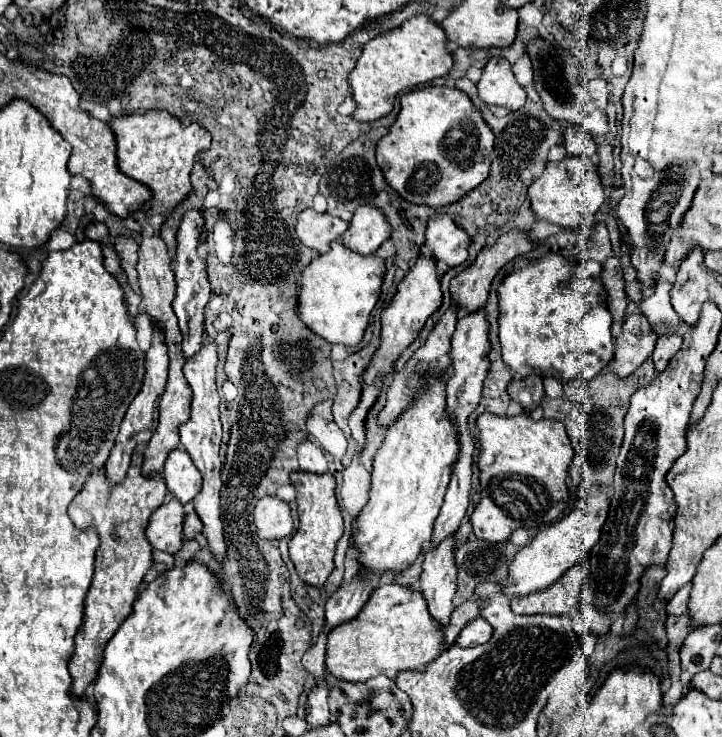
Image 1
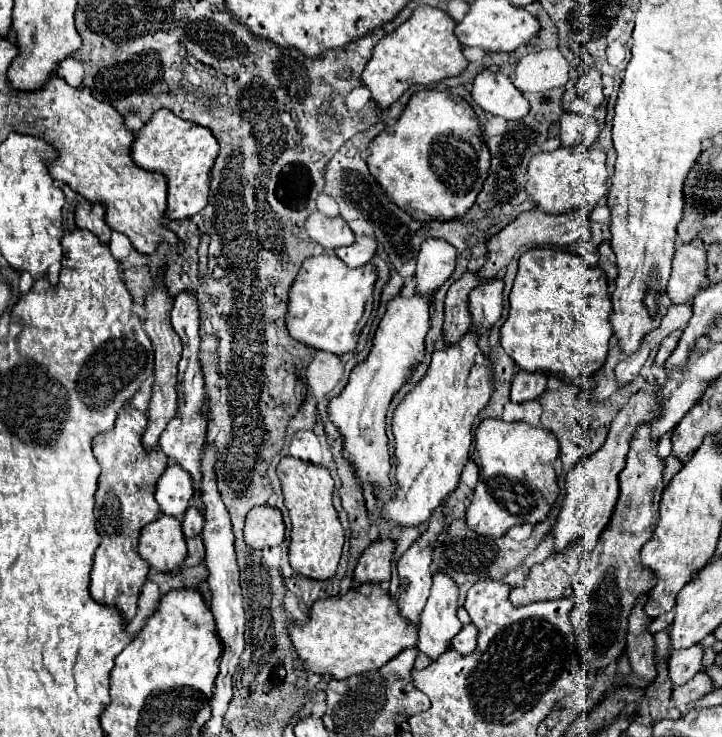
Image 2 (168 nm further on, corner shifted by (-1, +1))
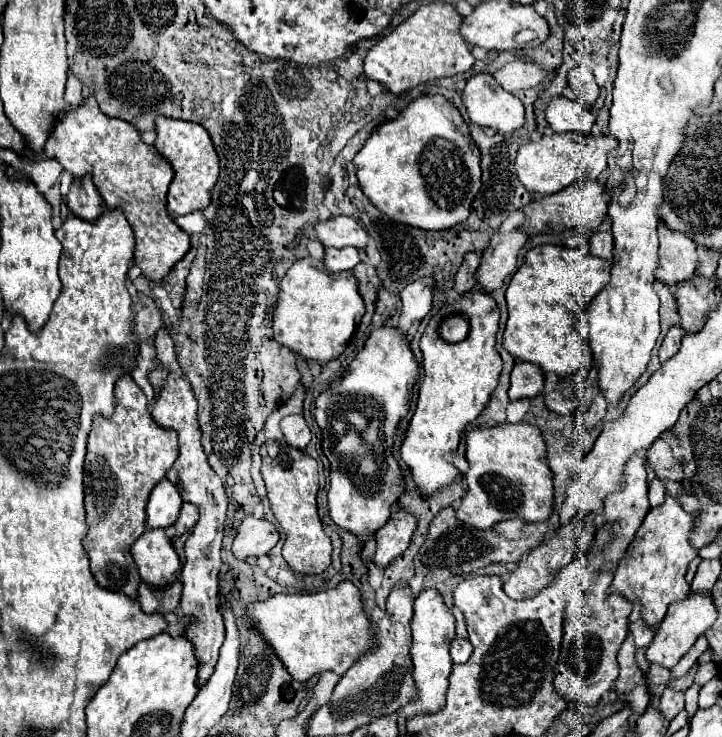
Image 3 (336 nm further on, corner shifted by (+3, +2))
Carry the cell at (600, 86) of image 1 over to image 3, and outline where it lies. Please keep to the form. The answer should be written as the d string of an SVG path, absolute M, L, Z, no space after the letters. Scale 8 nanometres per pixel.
M574 67L568 73L568 85L574 91L574 95L586 103L594 103L598 99L598 85L594 81L594 75L590 69L586 67Z

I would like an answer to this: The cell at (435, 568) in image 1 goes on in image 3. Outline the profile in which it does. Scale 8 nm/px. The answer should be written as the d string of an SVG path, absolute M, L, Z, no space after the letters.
M438 589L422 591L414 601L414 617L410 621L412 627L412 663L414 663L414 683L418 687L418 701L406 705L402 715L406 719L416 715L428 715L438 711L444 705L444 693L448 687L448 675L452 669L450 657L450 641L454 635L454 615L444 605L444 597Z

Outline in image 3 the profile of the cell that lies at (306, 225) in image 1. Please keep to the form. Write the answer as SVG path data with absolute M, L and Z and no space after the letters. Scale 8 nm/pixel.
M338 215L328 221L316 223L316 237L324 247L346 247L352 245L360 251L364 251L368 233L360 227L360 223L352 217Z

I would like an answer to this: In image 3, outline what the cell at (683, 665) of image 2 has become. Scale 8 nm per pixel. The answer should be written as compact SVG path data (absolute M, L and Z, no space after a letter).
M650 665L650 671L646 673L646 677L648 677L650 695L654 695L656 699L664 693L664 689L668 687L668 683L676 679L676 677L672 675L672 669L666 669L666 667L662 667L662 665Z

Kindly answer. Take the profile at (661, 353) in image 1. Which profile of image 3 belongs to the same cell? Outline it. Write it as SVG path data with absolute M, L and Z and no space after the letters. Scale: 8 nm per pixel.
M680 325L670 327L670 331L666 333L666 337L664 337L662 345L660 345L660 353L658 353L658 357L660 357L662 363L664 363L666 359L670 359L670 357L680 349L680 339L682 339L682 335L684 335L684 331L682 331Z

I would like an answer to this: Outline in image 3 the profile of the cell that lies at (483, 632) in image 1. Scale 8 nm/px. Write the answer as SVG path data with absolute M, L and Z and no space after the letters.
M456 637L452 641L452 647L450 647L450 655L452 655L452 661L454 663L466 663L472 655L472 645L468 639L462 639L462 637Z

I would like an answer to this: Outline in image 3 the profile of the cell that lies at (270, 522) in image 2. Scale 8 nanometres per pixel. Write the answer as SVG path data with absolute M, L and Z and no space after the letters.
M246 515L234 537L232 553L240 559L266 555L278 543L278 539L280 535L268 519L256 519L254 515Z

